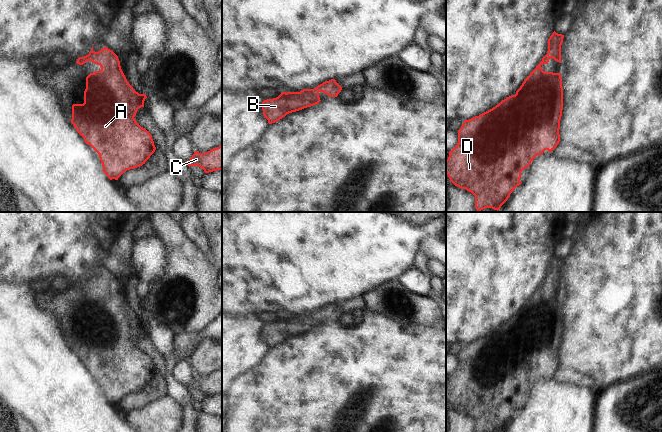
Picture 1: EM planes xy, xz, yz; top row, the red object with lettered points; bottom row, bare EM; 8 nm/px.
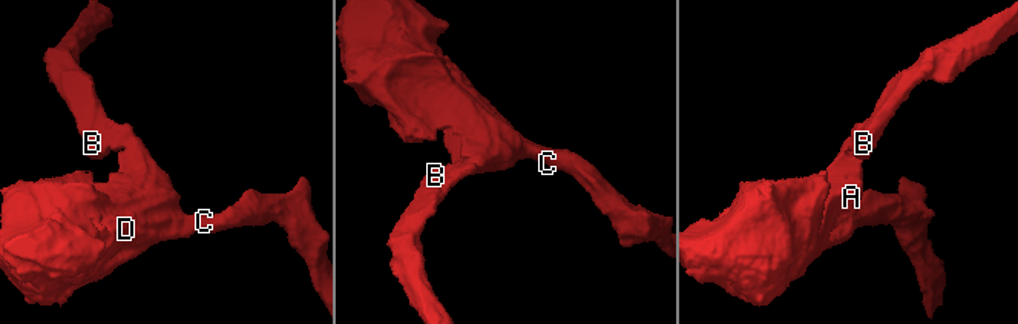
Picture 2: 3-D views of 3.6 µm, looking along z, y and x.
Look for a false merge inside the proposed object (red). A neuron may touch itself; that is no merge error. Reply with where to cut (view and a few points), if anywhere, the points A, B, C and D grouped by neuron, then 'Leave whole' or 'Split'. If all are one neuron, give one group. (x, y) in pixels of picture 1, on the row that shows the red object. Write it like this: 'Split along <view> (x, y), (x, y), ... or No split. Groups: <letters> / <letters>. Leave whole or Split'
No split. Groups: A B C D. Leave whole

